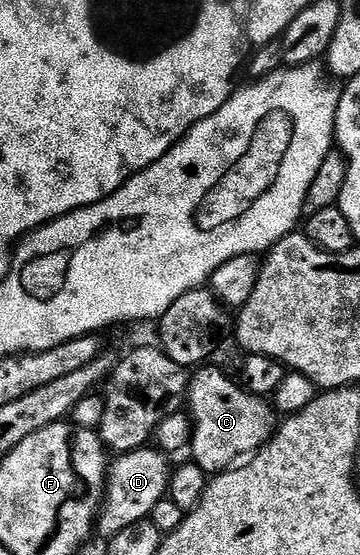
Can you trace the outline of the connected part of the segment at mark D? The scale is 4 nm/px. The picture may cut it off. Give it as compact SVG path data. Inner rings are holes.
M144 446L136 452L124 452L116 455L110 461L109 471L107 473L107 482L105 485L105 499L101 504L101 511L97 517L98 531L103 531L107 538L117 535L125 526L136 524L139 520L148 519L151 511L159 504L159 499L168 495L171 486L171 474L173 464L166 452L160 451L155 446Z

